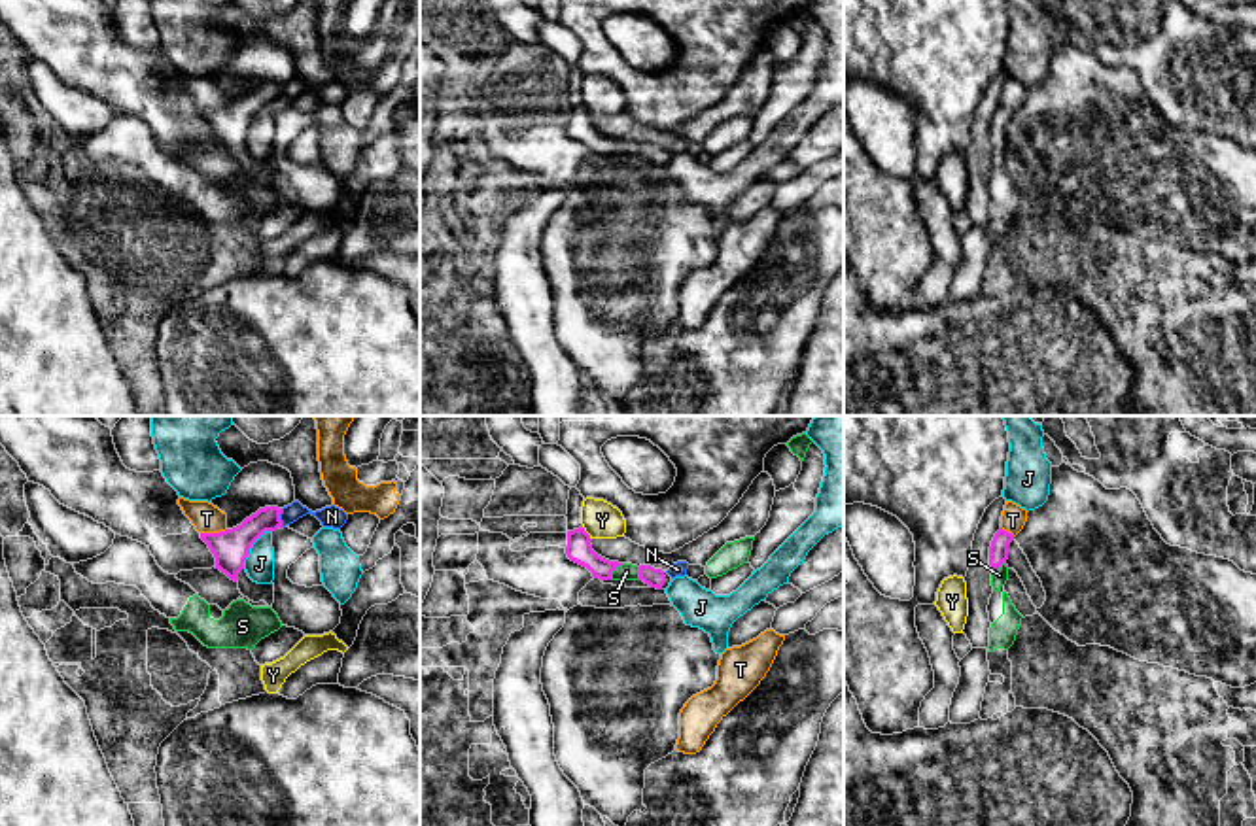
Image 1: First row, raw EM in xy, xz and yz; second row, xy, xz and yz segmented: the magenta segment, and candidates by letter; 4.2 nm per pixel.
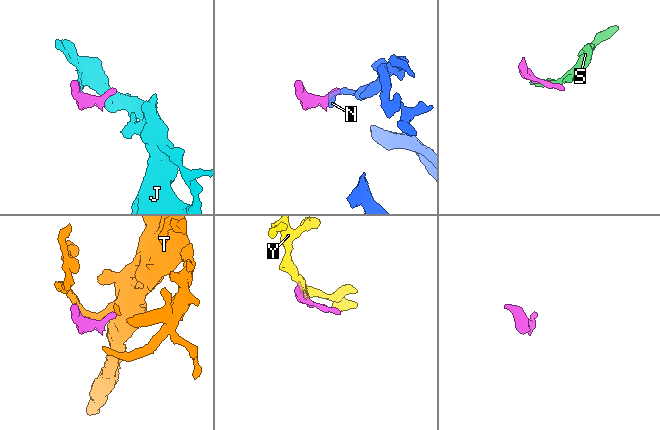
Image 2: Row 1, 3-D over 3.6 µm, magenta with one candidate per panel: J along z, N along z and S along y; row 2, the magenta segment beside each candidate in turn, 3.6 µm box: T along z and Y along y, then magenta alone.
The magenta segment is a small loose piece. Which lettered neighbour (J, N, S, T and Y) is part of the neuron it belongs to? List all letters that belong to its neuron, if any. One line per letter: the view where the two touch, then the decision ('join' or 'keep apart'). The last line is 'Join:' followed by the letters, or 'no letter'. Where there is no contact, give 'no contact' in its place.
J: xy | keep apart
N: xy | keep apart
S: yz | join
T: xy | keep apart
Y: xz | keep apart
Join: S

